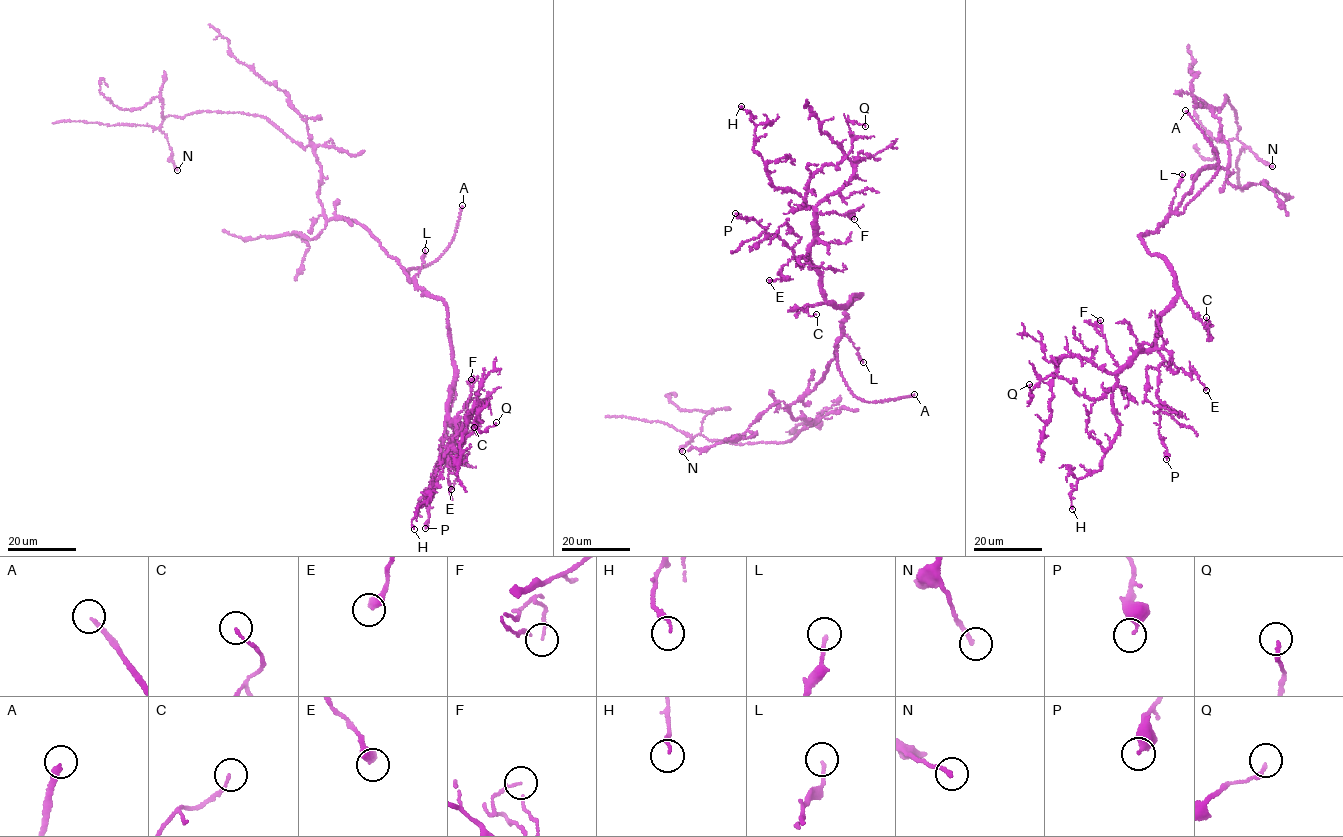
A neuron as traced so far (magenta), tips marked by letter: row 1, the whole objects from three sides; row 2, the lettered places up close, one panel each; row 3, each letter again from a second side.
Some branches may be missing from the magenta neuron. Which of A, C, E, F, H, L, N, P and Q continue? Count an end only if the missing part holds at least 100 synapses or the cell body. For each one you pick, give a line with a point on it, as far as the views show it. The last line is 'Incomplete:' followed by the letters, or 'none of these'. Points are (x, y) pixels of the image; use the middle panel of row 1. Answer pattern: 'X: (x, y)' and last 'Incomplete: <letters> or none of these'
A: (914, 394)
Incomplete: A

